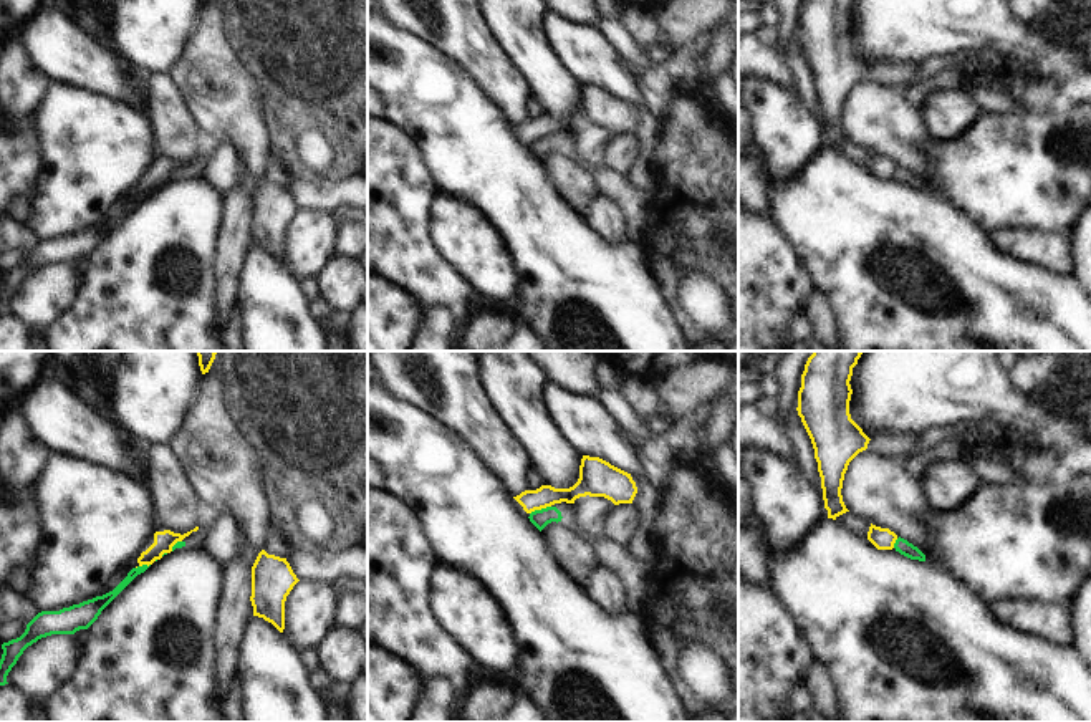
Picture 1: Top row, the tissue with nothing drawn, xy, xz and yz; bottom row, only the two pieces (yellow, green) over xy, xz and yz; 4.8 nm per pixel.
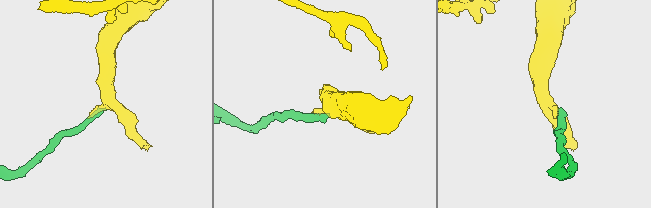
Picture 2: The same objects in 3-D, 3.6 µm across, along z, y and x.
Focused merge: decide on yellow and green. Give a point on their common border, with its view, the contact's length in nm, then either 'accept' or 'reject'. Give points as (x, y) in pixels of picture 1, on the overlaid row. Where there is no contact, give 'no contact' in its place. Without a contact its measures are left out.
contact xz (540, 509); length 110 nm; reject

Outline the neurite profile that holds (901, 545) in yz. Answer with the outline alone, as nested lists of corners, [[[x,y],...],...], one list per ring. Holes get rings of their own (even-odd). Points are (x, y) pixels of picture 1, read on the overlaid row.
[[[901,537],[896,540],[894,548],[896,551],[899,551],[901,555],[911,560],[925,561],[925,555],[917,546],[914,546],[912,543],[909,543],[907,540]]]

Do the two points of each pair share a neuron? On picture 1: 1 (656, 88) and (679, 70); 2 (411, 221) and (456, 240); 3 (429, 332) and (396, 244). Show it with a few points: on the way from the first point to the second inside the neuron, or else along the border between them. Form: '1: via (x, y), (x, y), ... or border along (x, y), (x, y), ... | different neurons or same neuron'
1: via (661, 83), (674, 75) | same neuron
2: border along (437, 192), (429, 209), (429, 235), (449, 260) | different neurons
3: border along (426, 307), (446, 305), (459, 313) | different neurons

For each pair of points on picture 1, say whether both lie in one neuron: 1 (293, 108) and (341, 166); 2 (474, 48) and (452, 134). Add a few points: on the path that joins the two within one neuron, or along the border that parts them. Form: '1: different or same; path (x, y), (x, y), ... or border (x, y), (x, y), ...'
1: same; path (312, 110), (341, 139), (341, 148)
2: different; border (437, 48), (457, 62), (494, 101)

